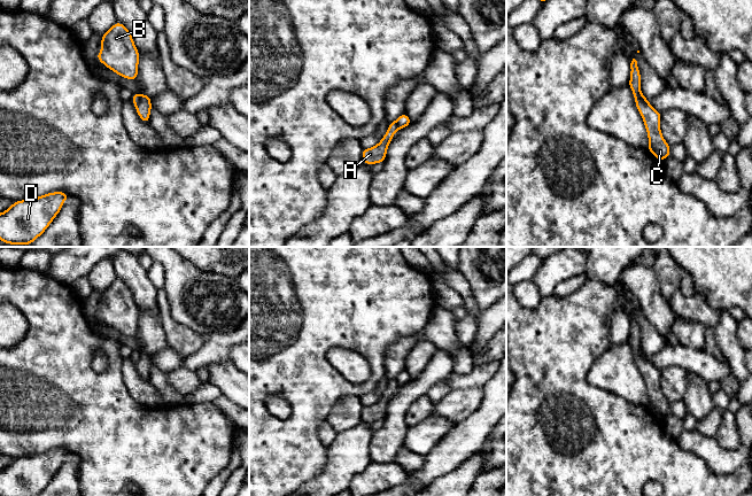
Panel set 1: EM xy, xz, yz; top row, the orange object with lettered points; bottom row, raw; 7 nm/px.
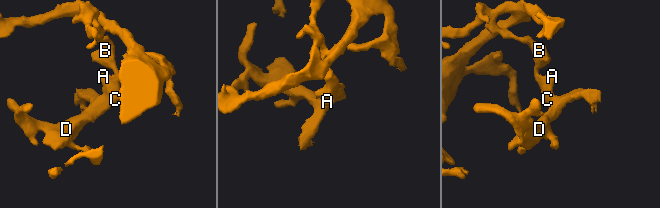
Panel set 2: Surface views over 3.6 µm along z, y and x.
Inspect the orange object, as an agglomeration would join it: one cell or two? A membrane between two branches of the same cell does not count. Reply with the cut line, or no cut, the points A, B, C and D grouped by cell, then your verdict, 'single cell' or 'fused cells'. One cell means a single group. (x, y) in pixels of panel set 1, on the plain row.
cut in xy along (140, 351), (140, 357), (136, 363); A D / B C; fused cells

